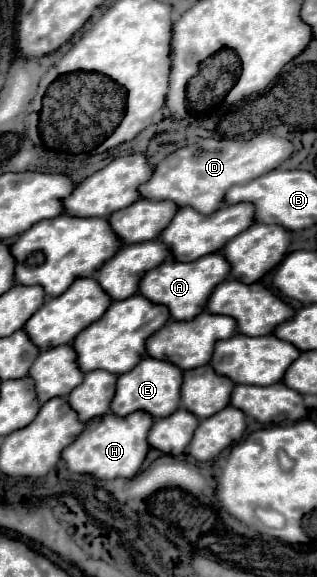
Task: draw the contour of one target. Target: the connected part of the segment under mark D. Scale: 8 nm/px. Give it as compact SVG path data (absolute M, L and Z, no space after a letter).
M257 133L251 141L233 139L203 139L199 145L183 147L167 155L155 169L147 183L139 185L139 193L149 201L173 201L177 207L191 207L203 215L217 211L229 187L247 183L283 163L293 147L287 139Z

